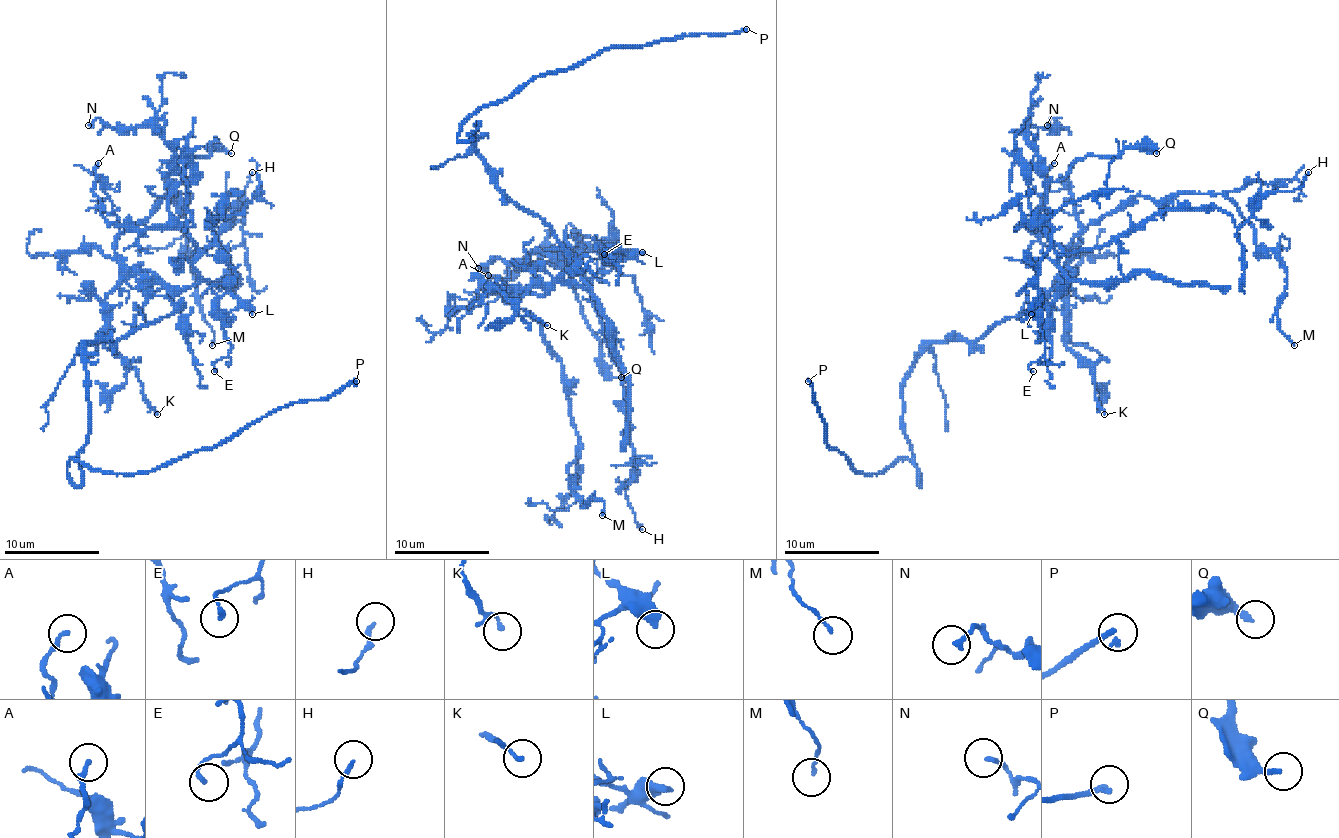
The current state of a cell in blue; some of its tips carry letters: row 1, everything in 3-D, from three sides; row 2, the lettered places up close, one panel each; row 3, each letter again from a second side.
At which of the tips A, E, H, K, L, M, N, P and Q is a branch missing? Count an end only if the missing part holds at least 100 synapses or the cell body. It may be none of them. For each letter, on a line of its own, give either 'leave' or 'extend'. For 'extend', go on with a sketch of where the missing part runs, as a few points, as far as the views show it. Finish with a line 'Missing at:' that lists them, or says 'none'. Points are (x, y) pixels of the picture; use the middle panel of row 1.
A: leave
E: leave
H: leave
K: leave
L: leave
M: leave
N: leave
P: extend
Q: leave
Missing at: P

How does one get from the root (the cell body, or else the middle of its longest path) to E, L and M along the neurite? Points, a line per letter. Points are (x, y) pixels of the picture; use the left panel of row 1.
E: (122, 338), (169, 314), (197, 281), (193, 262), (216, 246), (235, 284), (219, 300), (231, 352), (214, 371)
L: (122, 338), (178, 305), (174, 298), (197, 281), (193, 262), (212, 246), (235, 274), (231, 291), (252, 314)
M: (122, 338), (178, 305), (122, 260), (114, 241), (167, 196), (188, 194), (178, 227), (212, 345)

